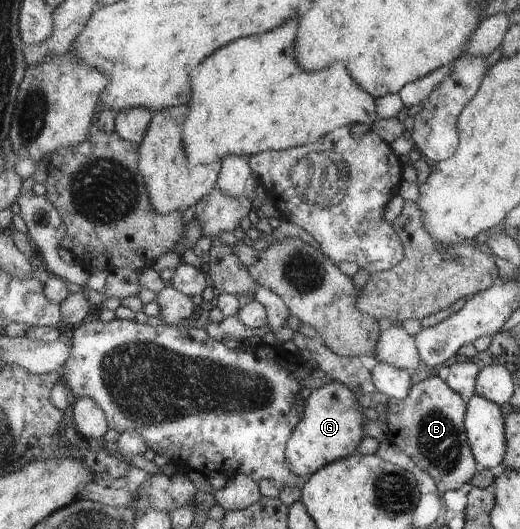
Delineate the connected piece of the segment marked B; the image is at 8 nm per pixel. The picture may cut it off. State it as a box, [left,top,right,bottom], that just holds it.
[380,375,480,495]

